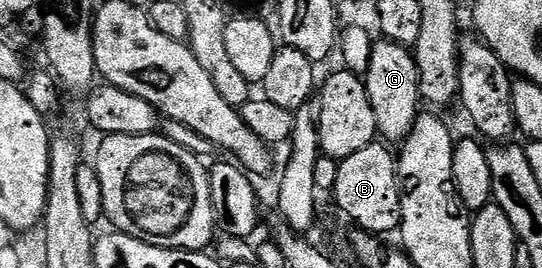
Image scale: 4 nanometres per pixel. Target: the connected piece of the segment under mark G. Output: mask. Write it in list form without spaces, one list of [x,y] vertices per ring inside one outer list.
[[[383,37],[377,38],[370,53],[370,69],[362,78],[366,93],[370,97],[370,109],[374,109],[374,121],[379,138],[389,144],[403,144],[417,115],[422,111],[420,74],[415,54],[394,41]]]

